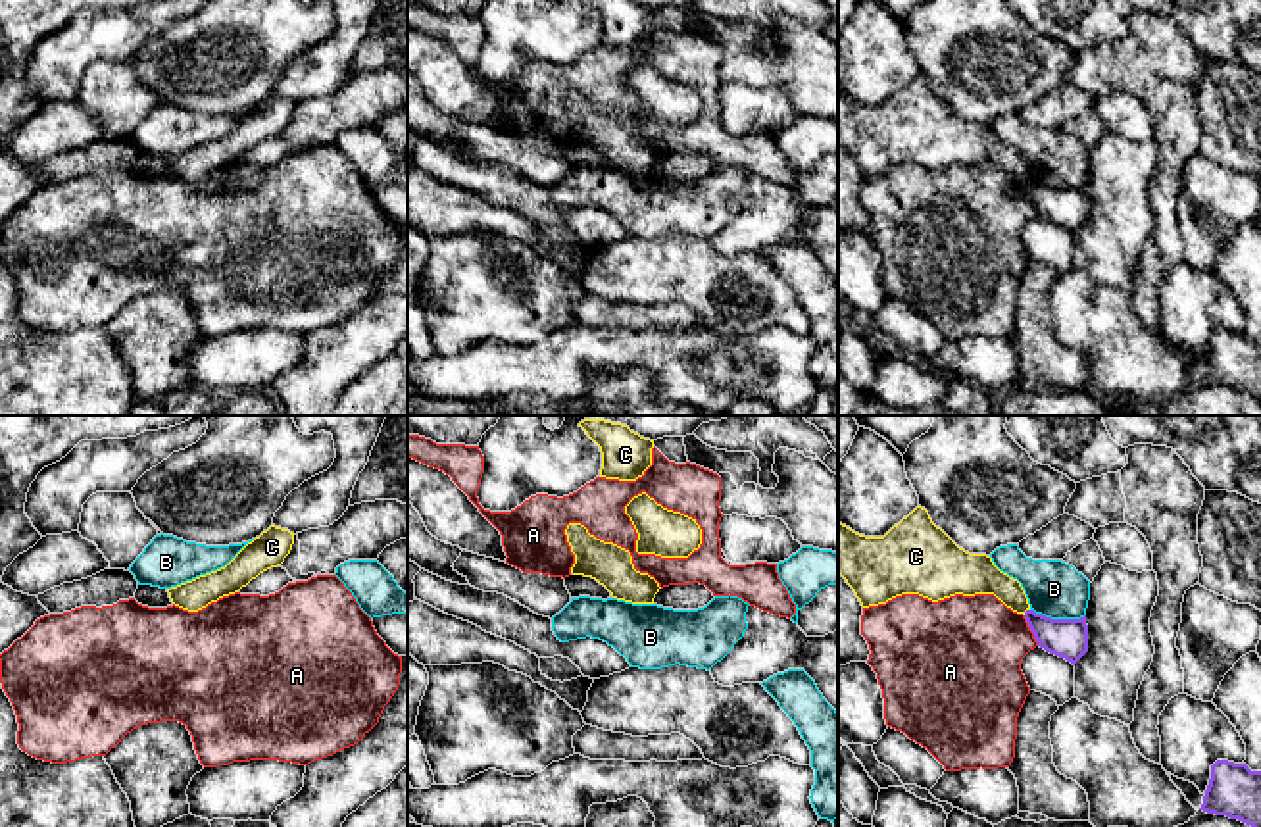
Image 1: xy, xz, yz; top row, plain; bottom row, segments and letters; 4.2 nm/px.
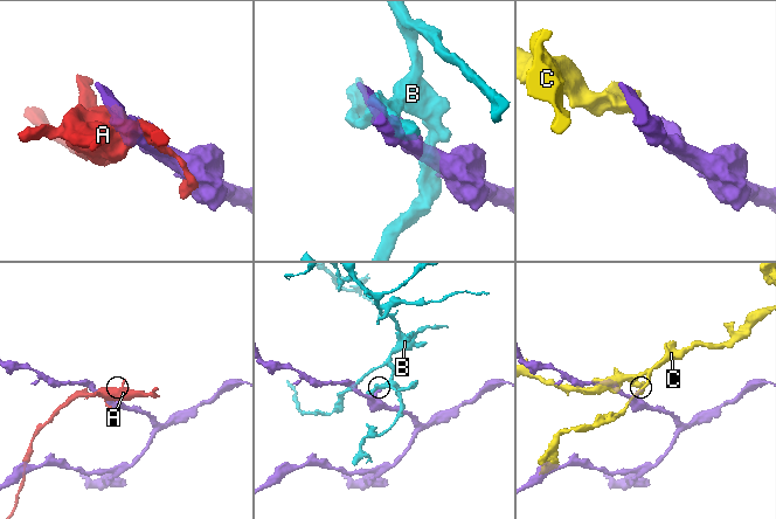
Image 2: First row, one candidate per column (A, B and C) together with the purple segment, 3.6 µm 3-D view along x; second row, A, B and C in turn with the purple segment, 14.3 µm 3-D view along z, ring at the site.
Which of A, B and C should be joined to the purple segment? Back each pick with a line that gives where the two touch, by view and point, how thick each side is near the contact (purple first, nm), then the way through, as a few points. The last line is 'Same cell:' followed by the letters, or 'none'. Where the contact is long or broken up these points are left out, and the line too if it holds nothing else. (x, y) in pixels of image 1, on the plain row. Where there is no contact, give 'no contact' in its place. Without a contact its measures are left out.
Same cell: none

